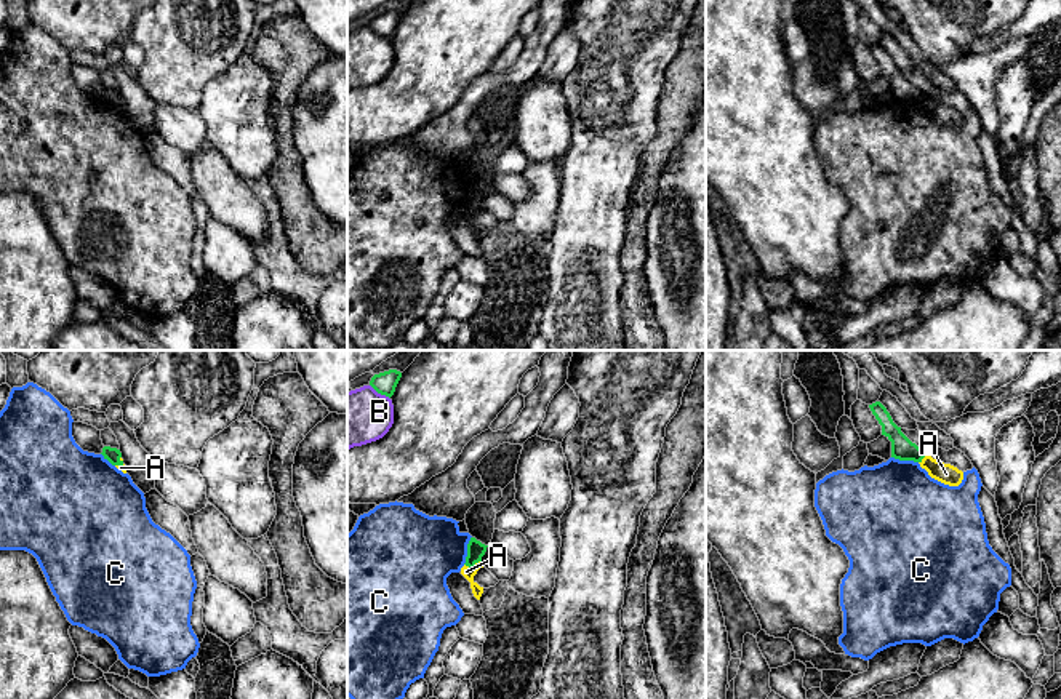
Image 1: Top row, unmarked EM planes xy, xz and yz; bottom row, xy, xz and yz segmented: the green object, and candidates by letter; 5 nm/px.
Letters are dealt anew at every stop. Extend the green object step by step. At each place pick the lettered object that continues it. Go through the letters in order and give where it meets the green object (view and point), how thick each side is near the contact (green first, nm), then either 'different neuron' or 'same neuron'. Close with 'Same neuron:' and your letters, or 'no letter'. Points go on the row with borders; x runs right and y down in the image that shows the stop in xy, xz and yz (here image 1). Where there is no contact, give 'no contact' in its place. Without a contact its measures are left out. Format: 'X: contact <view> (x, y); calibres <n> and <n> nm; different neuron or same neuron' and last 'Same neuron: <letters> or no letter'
A: contact xz (472, 567); calibres 90 and 60 nm; different neuron
B: contact xz (380, 392); calibres 110 and 280 nm; different neuron
C: contact xz (468, 551); calibres 90 and 380 nm; different neuron
Same neuron: no letter

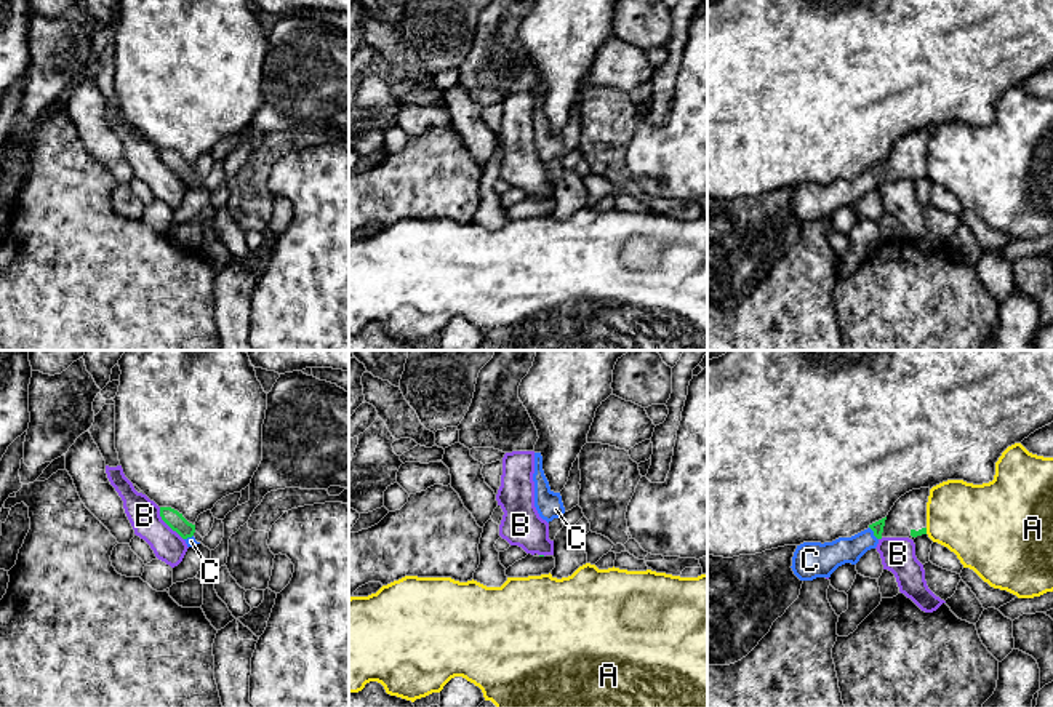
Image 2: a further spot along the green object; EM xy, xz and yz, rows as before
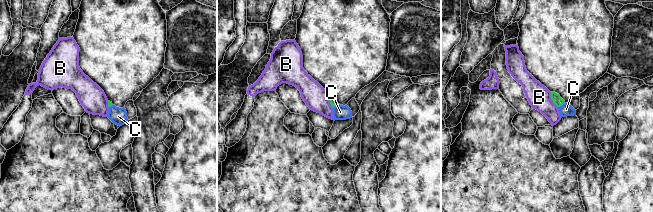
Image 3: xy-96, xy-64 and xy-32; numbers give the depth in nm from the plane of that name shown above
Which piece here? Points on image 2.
A: contact yz (925, 531); calibres 40 and 360 nm; different neuron
B: contact xy (167, 523); calibres 90 and 160 nm; different neuron
C: contact yz (874, 533); calibres 60 and 140 nm; same neuron
Same neuron: C

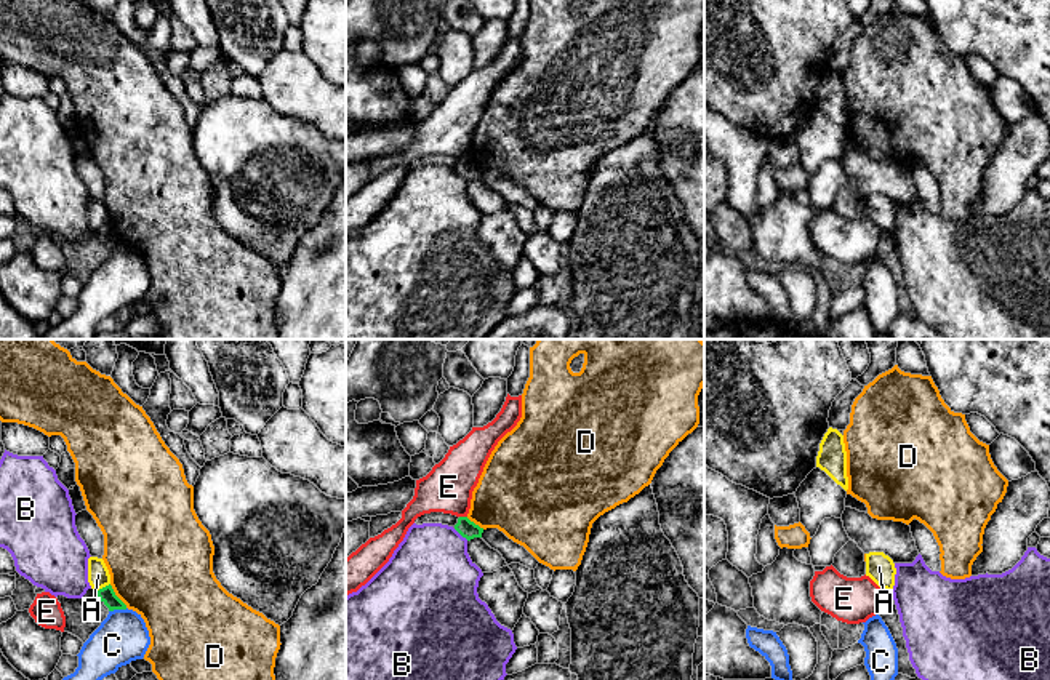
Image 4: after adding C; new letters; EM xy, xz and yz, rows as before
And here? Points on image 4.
A: contact xy (103, 588); calibres 80 and 110 nm; different neuron
B: contact xz (461, 535); calibres 90 and 420 nm; different neuron
C: contact xy (117, 608); calibres 80 and 260 nm; different neuron
D: contact xy (116, 596); calibres 80 and 480 nm; different neuron
E: contact xz (463, 517); calibres 90 and 240 nm; different neuron
Same neuron: no letter

